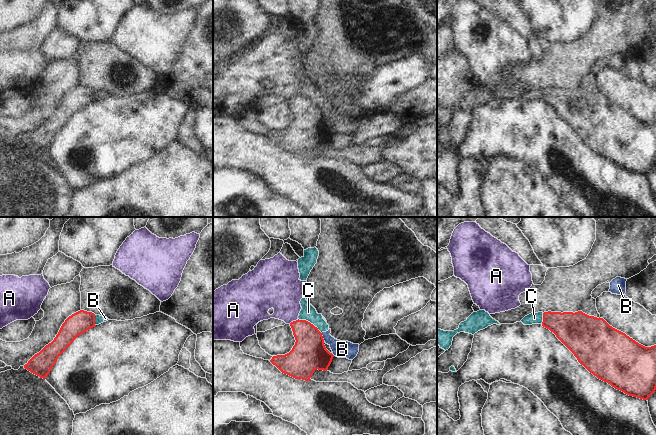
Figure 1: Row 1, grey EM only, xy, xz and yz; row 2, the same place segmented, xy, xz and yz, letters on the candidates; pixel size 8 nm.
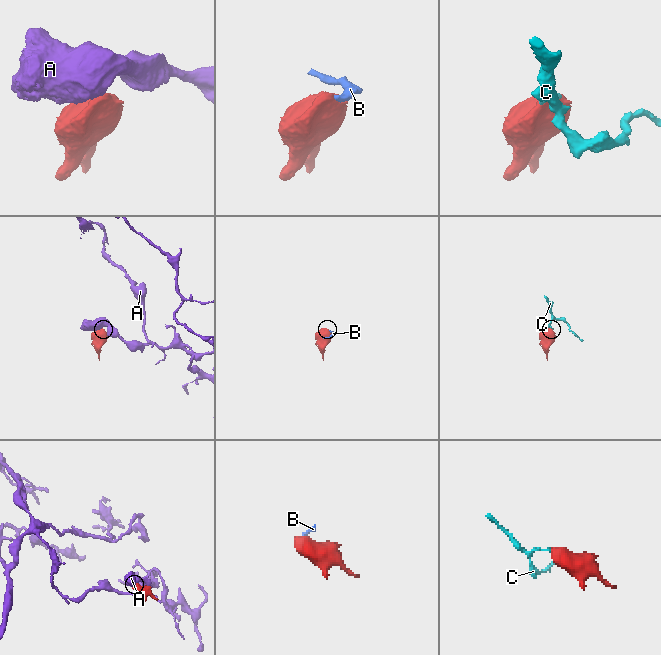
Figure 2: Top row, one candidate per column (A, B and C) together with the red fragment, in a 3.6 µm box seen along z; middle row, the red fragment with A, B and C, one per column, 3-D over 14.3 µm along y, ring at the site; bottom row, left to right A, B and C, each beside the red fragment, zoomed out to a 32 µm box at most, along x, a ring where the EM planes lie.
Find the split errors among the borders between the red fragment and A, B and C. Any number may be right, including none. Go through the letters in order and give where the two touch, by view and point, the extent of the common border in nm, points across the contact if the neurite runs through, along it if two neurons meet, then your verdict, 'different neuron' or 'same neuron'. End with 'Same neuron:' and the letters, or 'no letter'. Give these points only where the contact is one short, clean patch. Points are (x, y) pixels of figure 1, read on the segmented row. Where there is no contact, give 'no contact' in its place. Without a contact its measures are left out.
A: xz (293, 321) | 90 nm | along xz (298, 319), (289, 323) | different neuron
B: xz (322, 337) | 70 nm | along xz (321, 333), (324, 340) | different neuron
C: xz (309, 322) | 220 nm | along xz (298, 318), (309, 321), (321, 333) | different neuron
Same neuron: no letter

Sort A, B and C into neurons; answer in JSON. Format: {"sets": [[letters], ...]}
{"sets": [["A"], ["B", "C"]]}

